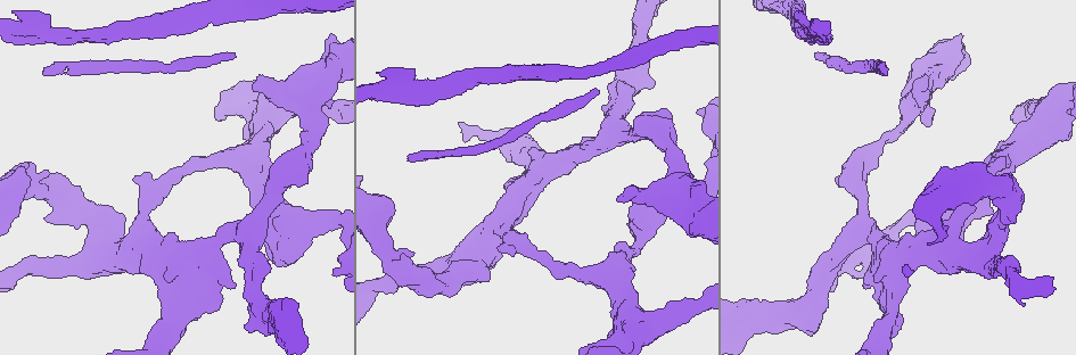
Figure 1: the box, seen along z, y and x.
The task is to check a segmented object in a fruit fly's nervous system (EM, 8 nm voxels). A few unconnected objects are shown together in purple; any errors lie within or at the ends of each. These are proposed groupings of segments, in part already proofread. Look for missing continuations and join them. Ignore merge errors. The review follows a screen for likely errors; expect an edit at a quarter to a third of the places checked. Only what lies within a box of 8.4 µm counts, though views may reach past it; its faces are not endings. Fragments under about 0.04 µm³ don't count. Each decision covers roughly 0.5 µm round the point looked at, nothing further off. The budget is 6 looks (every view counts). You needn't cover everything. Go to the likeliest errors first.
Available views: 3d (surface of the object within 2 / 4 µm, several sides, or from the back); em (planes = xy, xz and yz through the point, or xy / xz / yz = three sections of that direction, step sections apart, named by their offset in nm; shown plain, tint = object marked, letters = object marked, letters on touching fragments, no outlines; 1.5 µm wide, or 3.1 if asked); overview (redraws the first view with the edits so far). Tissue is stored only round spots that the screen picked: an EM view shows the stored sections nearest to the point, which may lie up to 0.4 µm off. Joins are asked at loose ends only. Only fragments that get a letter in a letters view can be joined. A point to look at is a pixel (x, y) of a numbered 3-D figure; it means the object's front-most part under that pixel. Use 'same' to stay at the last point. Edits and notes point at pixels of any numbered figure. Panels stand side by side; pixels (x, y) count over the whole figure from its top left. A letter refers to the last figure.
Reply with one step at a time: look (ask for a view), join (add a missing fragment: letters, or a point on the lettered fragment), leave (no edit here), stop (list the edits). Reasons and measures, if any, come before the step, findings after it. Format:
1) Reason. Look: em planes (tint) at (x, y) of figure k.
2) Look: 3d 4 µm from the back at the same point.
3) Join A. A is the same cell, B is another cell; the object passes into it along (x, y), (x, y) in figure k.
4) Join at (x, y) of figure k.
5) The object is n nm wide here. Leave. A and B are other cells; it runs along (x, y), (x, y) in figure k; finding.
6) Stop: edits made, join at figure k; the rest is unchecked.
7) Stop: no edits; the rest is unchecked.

End of a long branch. Look: 3d 4 µm at (409, 154) of figure 1.

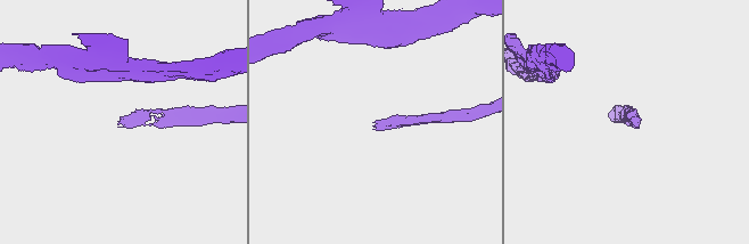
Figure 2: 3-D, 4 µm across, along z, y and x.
Shape alone is not enough. Look: em xz step 8 (letters) at (119, 123) of figure 2.

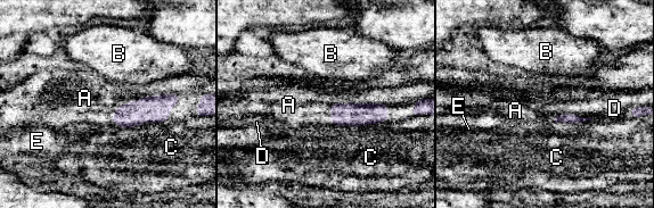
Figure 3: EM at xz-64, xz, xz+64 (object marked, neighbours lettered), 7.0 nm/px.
Join A. A is the same cell, B, C, D and E are other cells; the neuron continues.

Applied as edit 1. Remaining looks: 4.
Redraw. Look: overview.

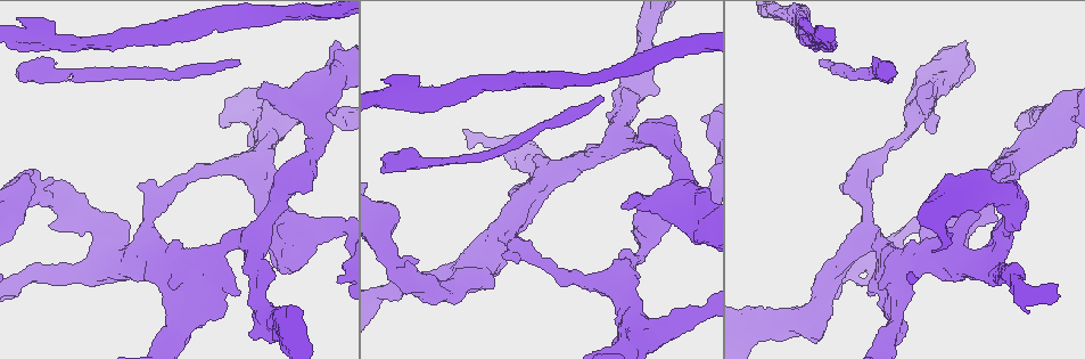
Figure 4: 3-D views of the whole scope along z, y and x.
Branch stops here. Look: 3d 2 µm at (929, 92) of figure 4.

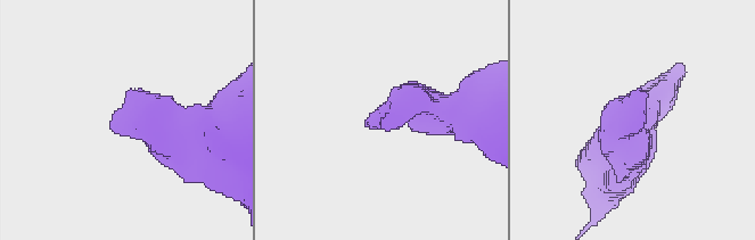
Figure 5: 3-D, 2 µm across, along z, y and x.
Look: em xy step 8 (letters) at (639, 114) of figure 5.

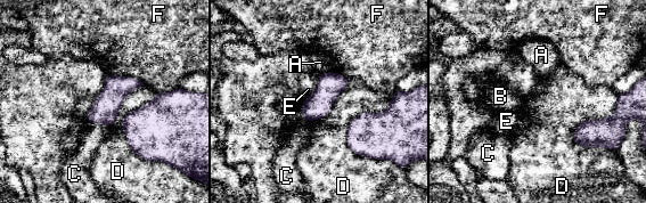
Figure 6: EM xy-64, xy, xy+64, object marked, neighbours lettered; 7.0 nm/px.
Leave. A, B, C, D, E and F are other cells; a border runs along (393, 94), (351, 120), (357, 155) in figure 6; no lettered fragment goes on from it.

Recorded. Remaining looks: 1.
Stop: edits made, join at figure 3; the rest is unchecked.

